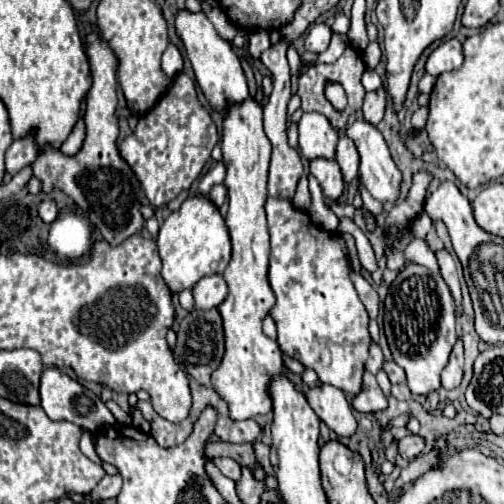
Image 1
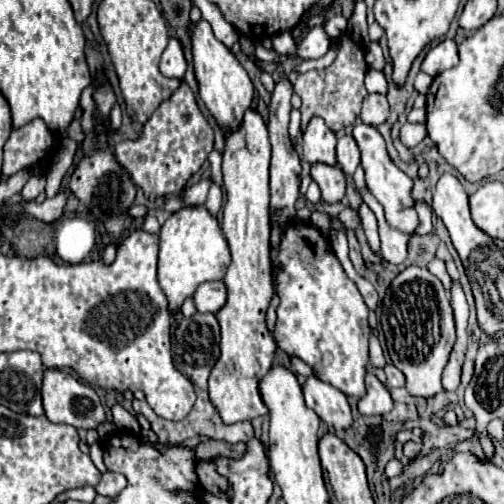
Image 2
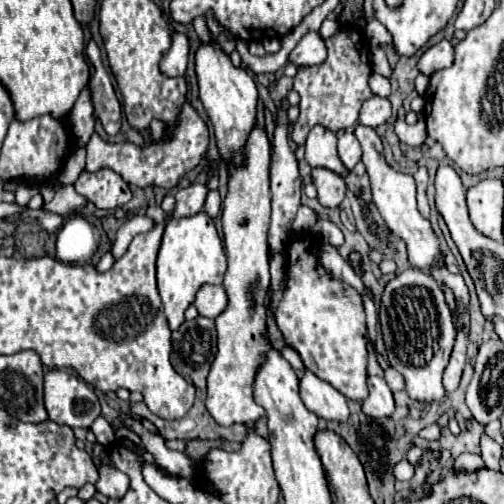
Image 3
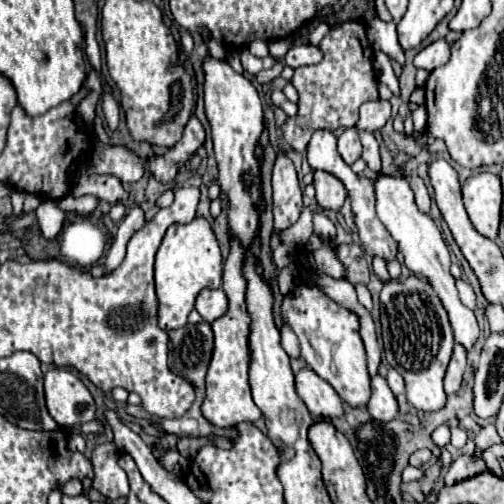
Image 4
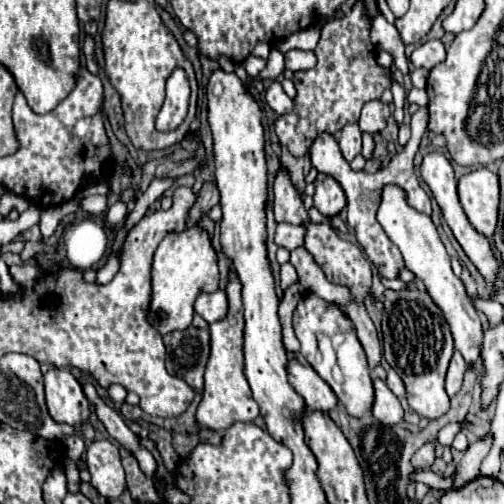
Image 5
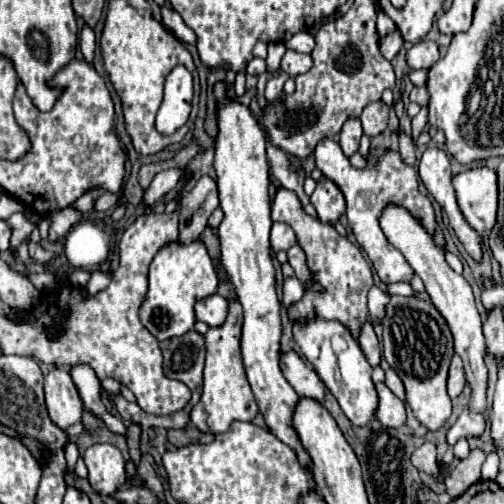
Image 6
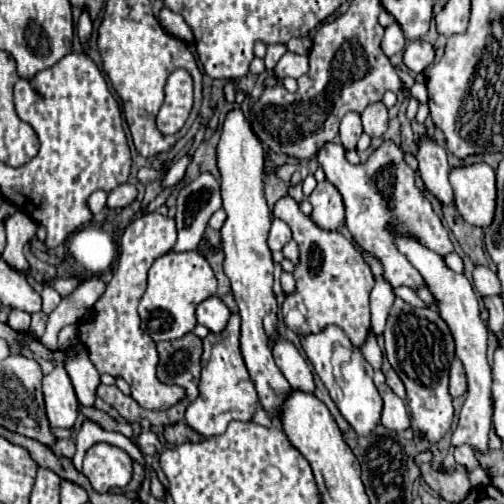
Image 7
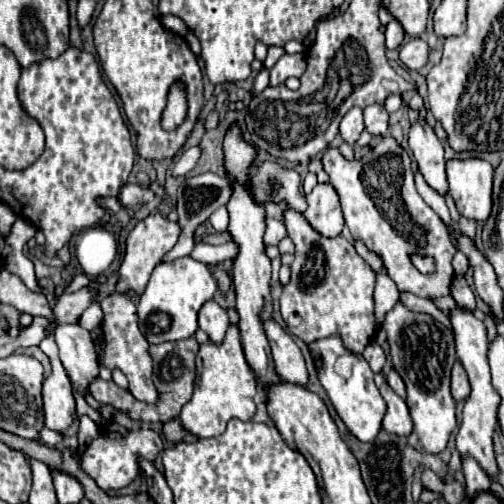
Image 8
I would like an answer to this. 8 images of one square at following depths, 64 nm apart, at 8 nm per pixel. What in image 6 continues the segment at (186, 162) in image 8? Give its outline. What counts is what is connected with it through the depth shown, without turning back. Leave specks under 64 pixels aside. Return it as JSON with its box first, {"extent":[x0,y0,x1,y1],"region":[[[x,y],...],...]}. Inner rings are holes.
{"extent":[142,170,182,206],"region":[[[164,170],[164,172],[158,172],[154,176],[152,184],[148,186],[148,190],[144,192],[144,200],[142,202],[146,206],[150,206],[152,202],[156,202],[160,196],[164,196],[166,192],[170,192],[178,184],[180,176],[182,176],[180,170]]]}

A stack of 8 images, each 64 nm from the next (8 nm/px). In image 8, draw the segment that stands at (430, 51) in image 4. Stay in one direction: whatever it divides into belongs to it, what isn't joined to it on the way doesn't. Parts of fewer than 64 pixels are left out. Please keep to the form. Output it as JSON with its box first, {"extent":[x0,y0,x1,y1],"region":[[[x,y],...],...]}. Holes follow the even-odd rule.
{"extent":[400,38,430,70],"region":[[[412,38],[400,46],[400,60],[406,64],[408,70],[420,70],[428,62],[430,48],[422,38]]]}

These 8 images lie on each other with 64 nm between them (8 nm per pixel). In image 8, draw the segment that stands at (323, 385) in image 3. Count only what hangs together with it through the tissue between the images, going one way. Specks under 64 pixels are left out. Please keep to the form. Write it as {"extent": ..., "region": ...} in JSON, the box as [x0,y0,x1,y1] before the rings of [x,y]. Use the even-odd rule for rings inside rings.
{"extent":[264,318,308,386],"region":[[[274,318],[264,322],[264,330],[266,330],[266,336],[272,346],[272,358],[274,358],[276,372],[290,384],[306,386],[308,368],[306,368],[304,356],[302,356],[300,348],[296,346],[296,342],[290,338],[290,334],[286,330],[282,330],[282,326],[278,326],[274,322]]]}

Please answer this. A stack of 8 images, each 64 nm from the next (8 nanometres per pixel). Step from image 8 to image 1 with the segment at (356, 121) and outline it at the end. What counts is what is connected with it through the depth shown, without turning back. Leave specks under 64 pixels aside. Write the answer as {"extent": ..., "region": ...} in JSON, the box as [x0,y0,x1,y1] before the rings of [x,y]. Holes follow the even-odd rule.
{"extent":[336,136,360,184],"region":[[[342,136],[340,142],[338,142],[338,148],[336,148],[336,162],[338,162],[340,168],[342,168],[344,182],[350,184],[350,182],[358,176],[360,158],[358,158],[358,150],[356,150],[354,142],[352,142],[348,136]]]}

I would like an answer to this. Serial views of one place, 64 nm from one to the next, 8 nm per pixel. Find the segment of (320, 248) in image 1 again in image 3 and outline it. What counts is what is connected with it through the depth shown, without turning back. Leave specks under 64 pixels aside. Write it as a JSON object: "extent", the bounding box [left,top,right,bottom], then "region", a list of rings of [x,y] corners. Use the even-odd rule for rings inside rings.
{"extent":[276,236,368,402],"region":[[[302,236],[288,244],[288,266],[286,266],[286,290],[284,298],[276,310],[276,324],[284,336],[284,344],[294,348],[306,370],[314,372],[318,378],[330,382],[348,400],[362,402],[368,396],[366,388],[366,360],[368,360],[368,338],[366,338],[366,314],[362,296],[346,282],[334,278],[318,258],[320,244],[314,236]]]}

